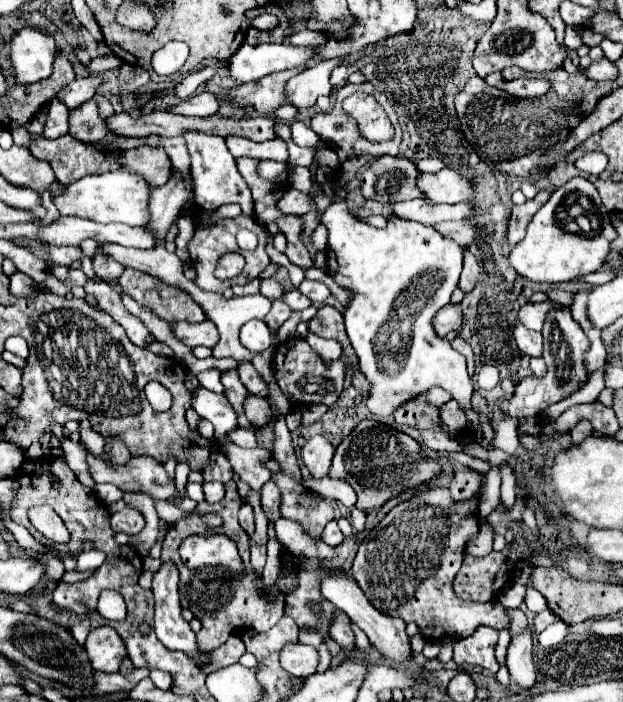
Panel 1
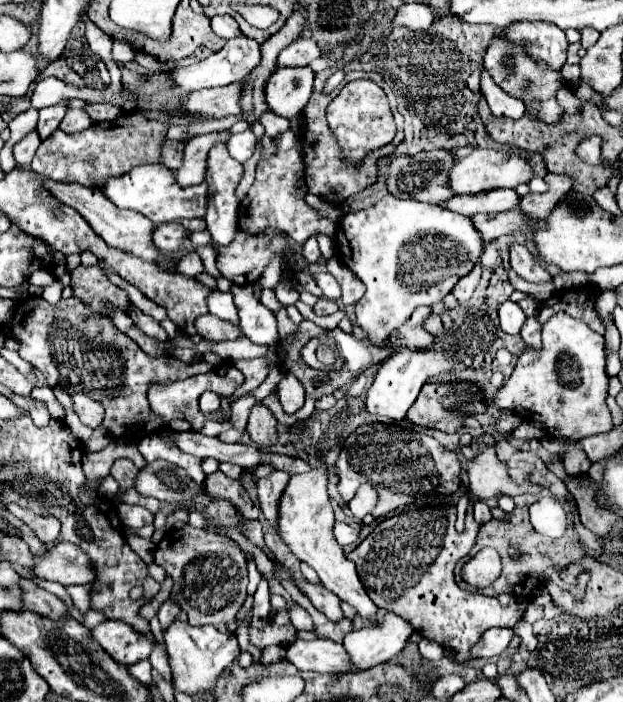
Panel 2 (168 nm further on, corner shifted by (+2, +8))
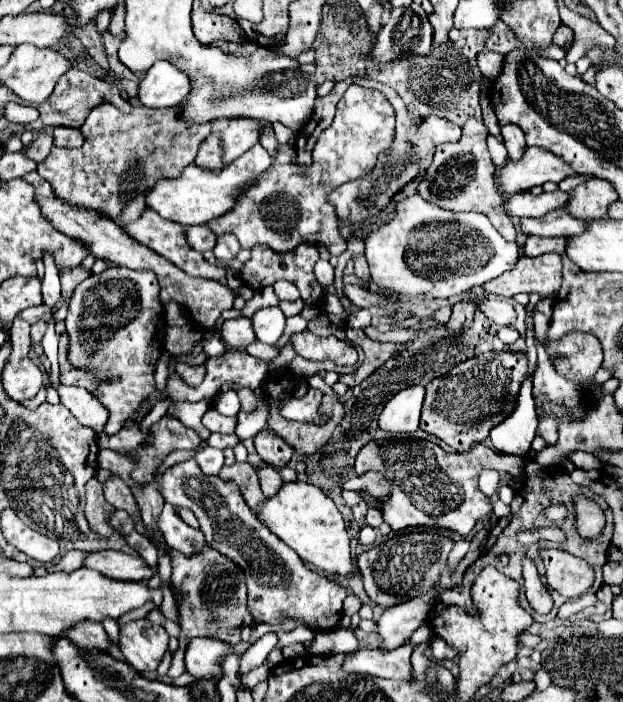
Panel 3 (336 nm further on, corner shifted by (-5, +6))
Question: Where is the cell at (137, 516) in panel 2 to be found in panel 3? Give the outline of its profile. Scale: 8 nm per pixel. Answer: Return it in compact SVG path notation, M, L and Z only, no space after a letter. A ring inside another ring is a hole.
M165 503L163 513L159 515L157 527L163 533L163 537L167 539L165 543L171 549L177 549L177 551L181 551L185 555L193 555L193 553L201 551L201 547L205 543L203 533L199 529L191 529L189 525L185 525L179 519L179 515L175 513L175 507L169 505L169 503Z

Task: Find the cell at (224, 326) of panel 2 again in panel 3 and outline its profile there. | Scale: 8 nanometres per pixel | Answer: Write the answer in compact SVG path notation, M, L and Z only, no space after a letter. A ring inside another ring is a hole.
M237 317L231 321L223 321L219 335L225 345L231 349L245 349L249 343L255 341L255 333L251 327L251 319L247 317Z

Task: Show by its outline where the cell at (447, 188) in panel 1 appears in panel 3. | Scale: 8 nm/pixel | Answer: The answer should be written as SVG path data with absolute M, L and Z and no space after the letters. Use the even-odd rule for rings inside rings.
M525 147L519 161L507 157L505 165L495 171L495 185L503 193L519 193L545 181L559 183L569 175L573 175L573 169L561 157L541 147Z

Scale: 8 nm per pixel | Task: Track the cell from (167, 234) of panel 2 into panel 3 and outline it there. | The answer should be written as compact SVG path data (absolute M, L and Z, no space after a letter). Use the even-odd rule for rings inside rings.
M191 225L185 229L185 239L189 247L193 247L199 253L205 253L215 247L215 235L207 225Z

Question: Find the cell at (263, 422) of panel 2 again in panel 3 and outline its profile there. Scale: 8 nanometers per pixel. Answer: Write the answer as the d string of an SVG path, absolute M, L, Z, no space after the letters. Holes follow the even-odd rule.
M267 427L255 435L255 449L259 457L273 467L285 467L293 455L293 449L283 439L277 439Z

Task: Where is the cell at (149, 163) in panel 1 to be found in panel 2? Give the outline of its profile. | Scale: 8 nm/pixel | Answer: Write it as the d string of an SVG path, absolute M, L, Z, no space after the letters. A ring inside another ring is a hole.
M166 141L162 149L162 165L176 171L184 159L184 143L182 141Z

